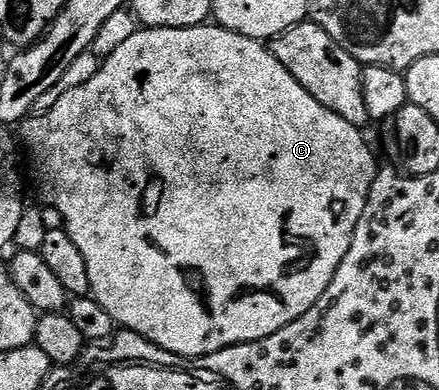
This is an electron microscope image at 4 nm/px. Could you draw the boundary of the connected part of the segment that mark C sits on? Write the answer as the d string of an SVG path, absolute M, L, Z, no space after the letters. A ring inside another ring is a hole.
M211 22L198 24L195 28L143 28L136 30L131 37L122 42L121 46L113 50L111 56L106 57L100 63L99 69L93 78L89 79L89 82L69 90L51 109L40 111L24 120L21 131L23 131L21 144L22 147L23 144L27 147L27 152L31 155L31 172L35 175L35 184L39 187L40 194L43 195L42 203L56 208L61 214L63 227L67 229L69 238L73 238L77 250L81 250L81 254L85 257L85 266L89 269L91 295L94 296L97 303L105 306L105 310L109 310L109 314L115 319L115 323L120 329L144 336L149 342L153 342L159 348L164 348L178 358L208 356L214 352L231 348L235 344L248 344L254 340L269 338L269 334L277 334L277 330L289 326L289 322L297 322L297 318L301 318L301 314L305 314L309 310L309 306L313 306L313 302L317 302L317 298L321 298L321 294L325 294L329 282L333 282L333 274L337 274L337 266L341 266L345 254L349 254L349 246L355 237L357 222L361 218L361 210L365 210L369 190L377 175L375 156L371 153L371 148L367 145L367 140L363 137L364 133L361 129L345 122L345 118L341 118L341 114L321 106L321 102L317 102L317 98L313 98L313 94L306 92L297 82L297 78L293 78L293 74L289 74L289 70L285 70L285 66L281 66L281 62L277 62L275 55L260 41L250 40Z

